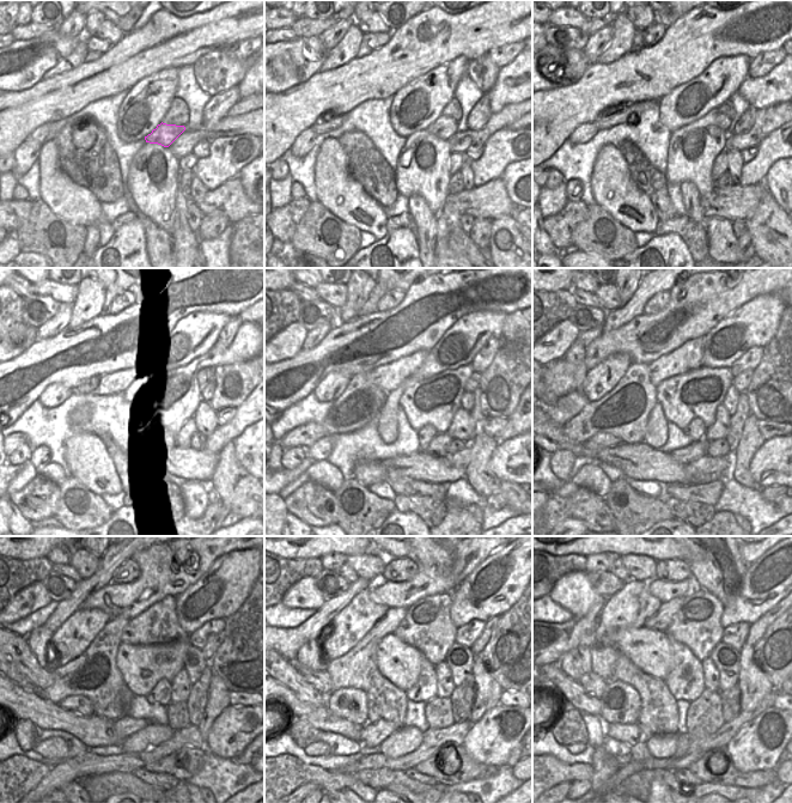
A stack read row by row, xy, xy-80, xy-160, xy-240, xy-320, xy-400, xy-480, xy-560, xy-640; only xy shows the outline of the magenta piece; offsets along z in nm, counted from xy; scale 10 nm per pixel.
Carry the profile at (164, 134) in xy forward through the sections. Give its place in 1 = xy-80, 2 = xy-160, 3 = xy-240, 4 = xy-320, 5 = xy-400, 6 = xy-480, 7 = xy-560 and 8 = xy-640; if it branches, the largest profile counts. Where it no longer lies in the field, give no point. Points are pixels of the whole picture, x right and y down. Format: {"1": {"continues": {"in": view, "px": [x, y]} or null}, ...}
{"1": {"continues": {"in": "xy-80", "px": [444, 127]}}, "2": {"continues": {"in": "xy-160", "px": [723, 121]}}, "3": {"continues": {"in": "xy-240", "px": [203, 377]}}, "4": {"continues": {"in": "xy-320", "px": [474, 381]}}, "5": {"continues": {"in": "xy-400", "px": [742, 381]}}, "6": {"continues": {"in": "xy-480", "px": [213, 642]}}, "7": {"continues": {"in": "xy-560", "px": [479, 645]}}, "8": {"continues": {"in": "xy-640", "px": [756, 631]}}}

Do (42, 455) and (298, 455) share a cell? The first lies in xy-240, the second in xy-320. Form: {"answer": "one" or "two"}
{"answer": "two"}

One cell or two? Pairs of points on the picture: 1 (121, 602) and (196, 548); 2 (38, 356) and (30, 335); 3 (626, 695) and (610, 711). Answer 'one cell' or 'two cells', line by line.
1: one cell
2: two cells
3: one cell

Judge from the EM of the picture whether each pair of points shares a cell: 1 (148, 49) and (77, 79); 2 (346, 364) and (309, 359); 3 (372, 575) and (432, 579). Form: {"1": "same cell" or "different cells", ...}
{"1": "same cell", "2": "same cell", "3": "different cells"}

